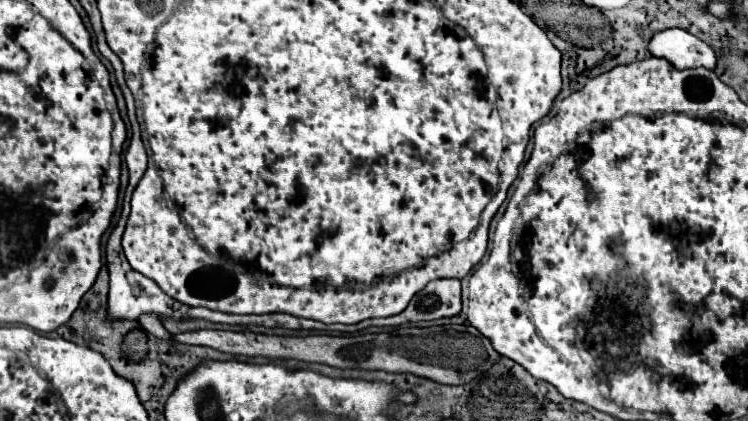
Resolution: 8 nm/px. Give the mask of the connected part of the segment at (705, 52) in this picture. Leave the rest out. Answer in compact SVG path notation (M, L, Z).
M668 28L654 32L652 38L648 40L648 52L656 58L668 60L678 70L696 66L714 70L716 64L714 50L706 42L702 42L700 38L692 36L682 28Z

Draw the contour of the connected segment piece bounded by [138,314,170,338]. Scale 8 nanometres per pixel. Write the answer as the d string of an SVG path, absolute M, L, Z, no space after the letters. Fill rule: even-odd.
M146 314L146 316L142 316L142 320L138 320L138 322L140 322L140 326L142 326L146 332L150 332L150 334L154 334L154 336L158 336L158 338L170 336L170 334L166 332L166 328L160 324L160 320L158 320L154 314Z

